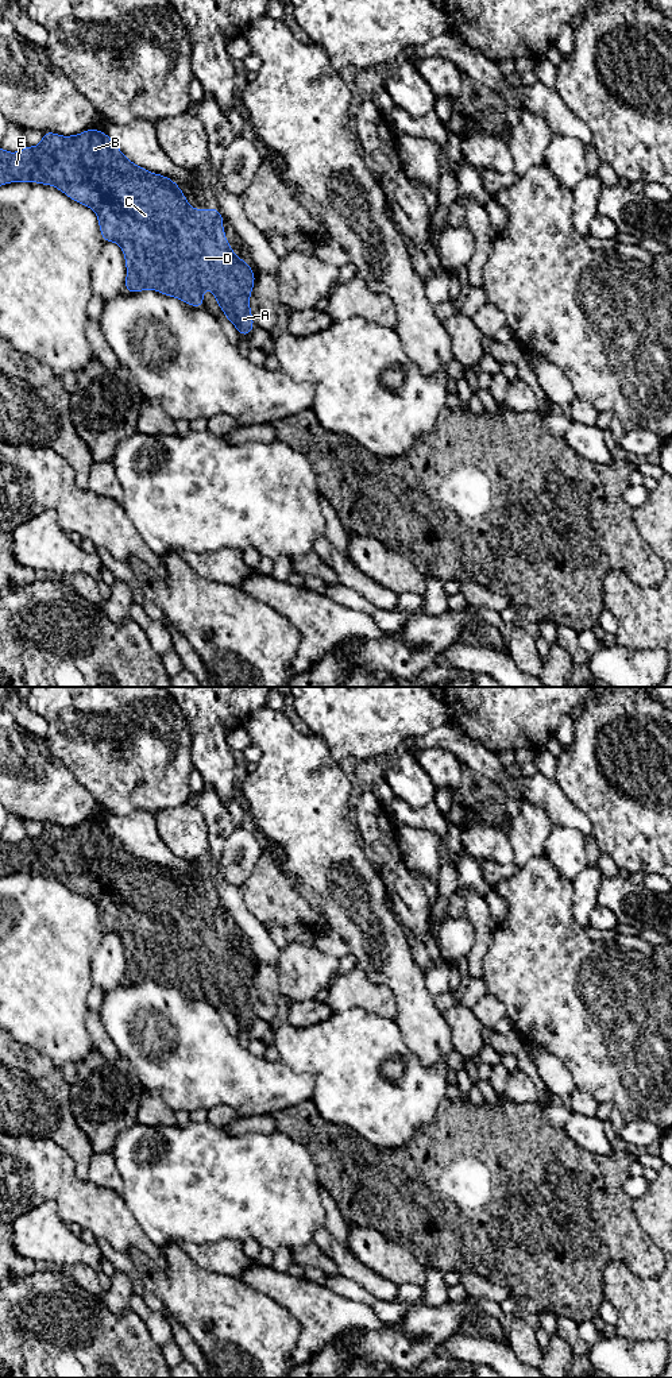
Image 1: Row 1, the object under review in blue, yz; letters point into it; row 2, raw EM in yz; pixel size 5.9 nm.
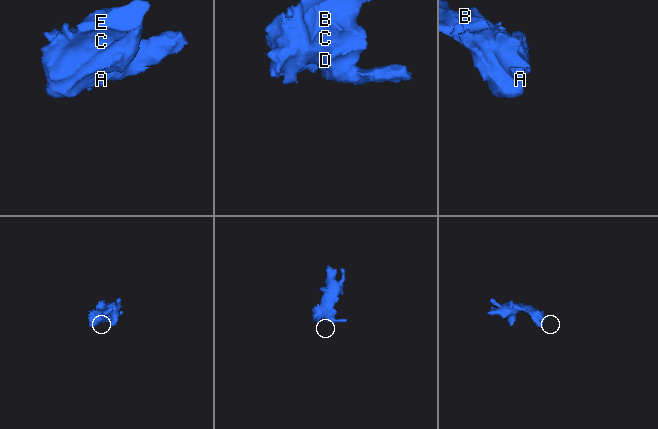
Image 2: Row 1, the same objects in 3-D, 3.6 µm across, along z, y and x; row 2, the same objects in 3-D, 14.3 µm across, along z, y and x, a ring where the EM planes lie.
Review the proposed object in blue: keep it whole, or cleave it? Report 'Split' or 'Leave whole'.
Leave whole

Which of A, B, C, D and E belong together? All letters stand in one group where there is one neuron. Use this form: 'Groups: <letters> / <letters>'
Groups: A B C D E

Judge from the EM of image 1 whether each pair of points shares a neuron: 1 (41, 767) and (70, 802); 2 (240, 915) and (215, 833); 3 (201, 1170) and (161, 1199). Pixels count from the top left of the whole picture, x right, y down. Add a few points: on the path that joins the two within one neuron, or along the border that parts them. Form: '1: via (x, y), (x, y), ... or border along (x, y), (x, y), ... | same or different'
1: via (43, 775), (62, 794) | same
2: via (227, 895), (216, 876), (216, 853) | same
3: via (192, 1177), (186, 1182), (177, 1182), (170, 1189) | same

